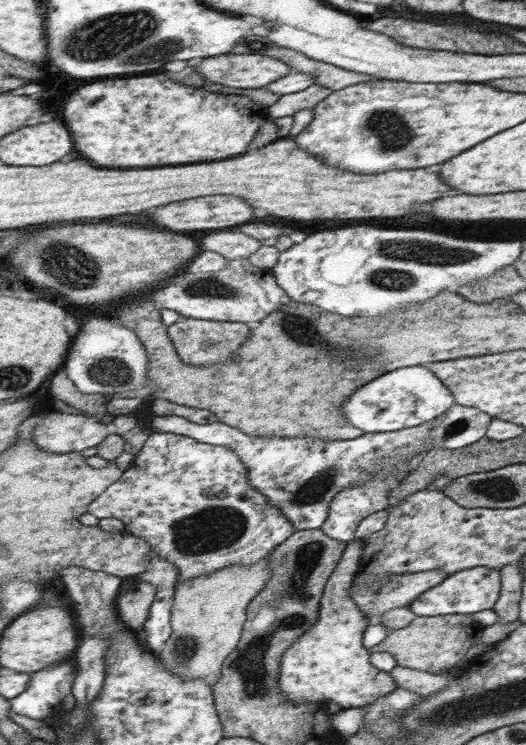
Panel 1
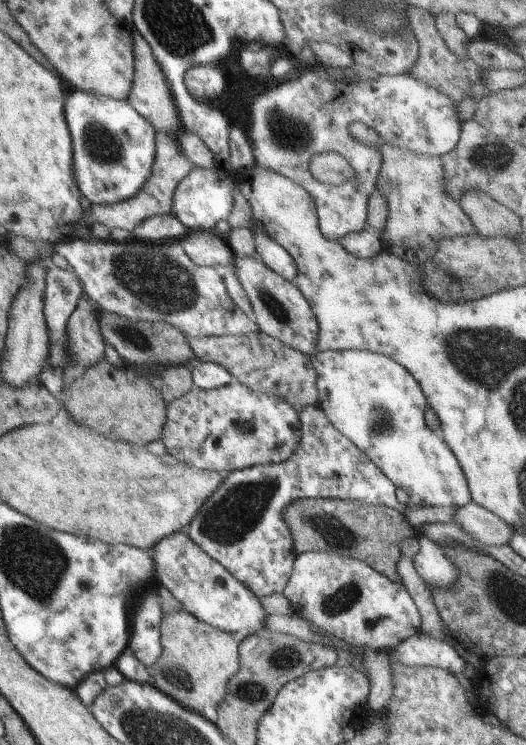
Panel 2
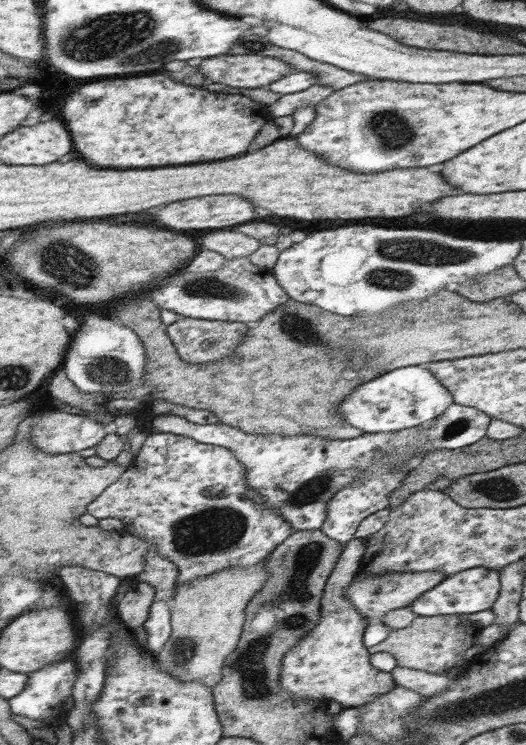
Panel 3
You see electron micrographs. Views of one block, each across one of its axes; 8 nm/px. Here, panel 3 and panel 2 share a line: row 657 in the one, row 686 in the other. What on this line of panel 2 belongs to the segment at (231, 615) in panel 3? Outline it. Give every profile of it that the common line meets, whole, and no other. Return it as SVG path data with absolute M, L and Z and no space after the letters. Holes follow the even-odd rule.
M158 584L156 590L159 598L164 598L168 622L164 622L162 655L152 671L154 686L182 706L214 716L227 696L229 681L239 670L238 642L232 633L196 619L163 585Z

